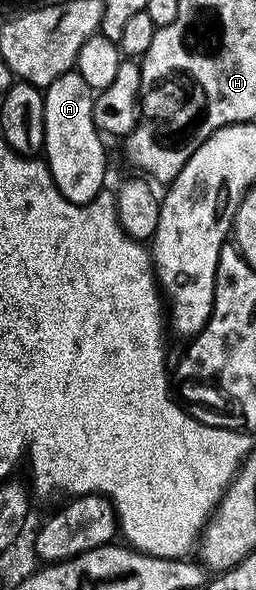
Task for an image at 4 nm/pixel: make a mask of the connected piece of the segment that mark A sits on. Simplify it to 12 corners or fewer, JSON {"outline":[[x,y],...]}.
{"outline":[[76,71],[43,91],[44,161],[67,201],[105,189],[95,91]]}

